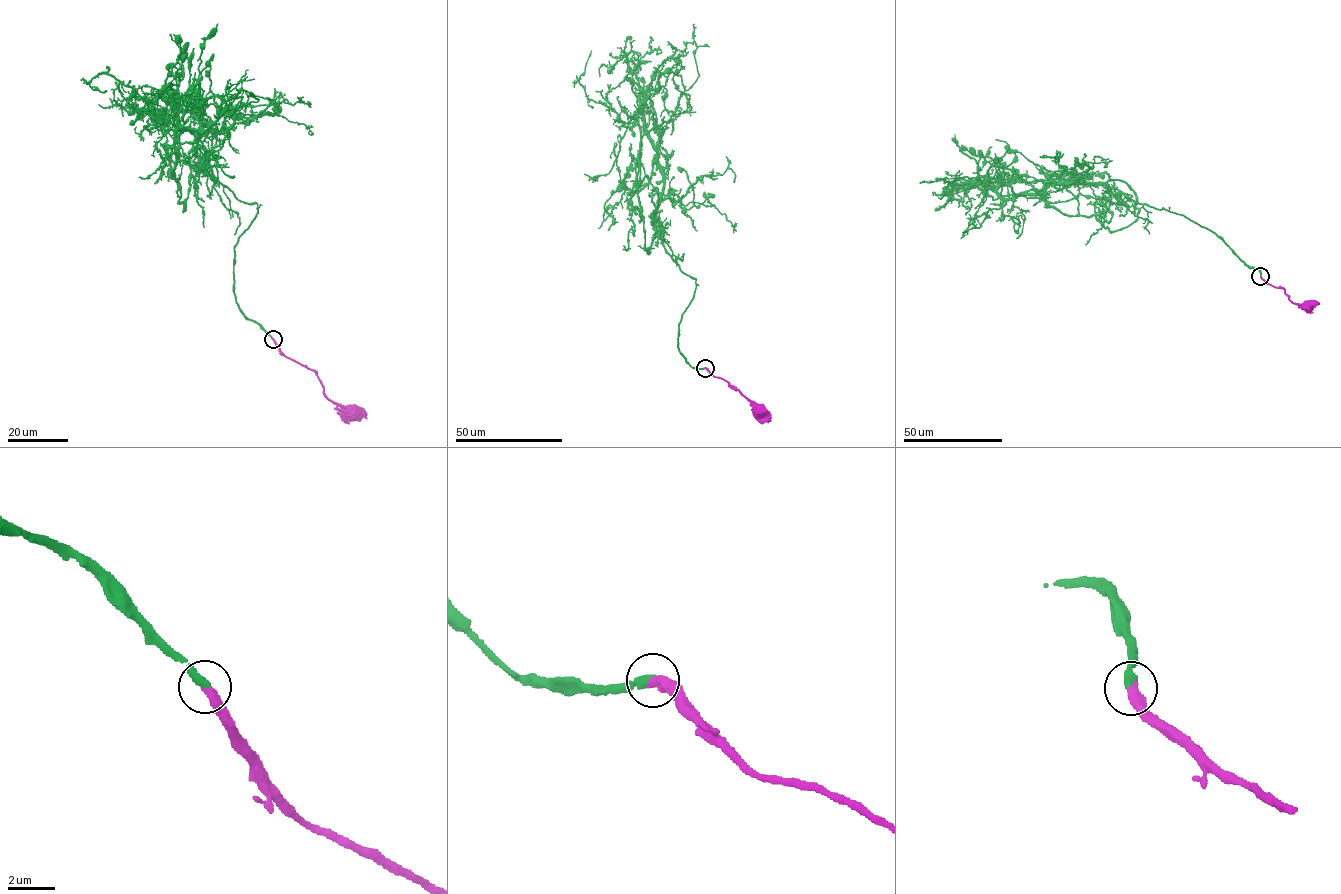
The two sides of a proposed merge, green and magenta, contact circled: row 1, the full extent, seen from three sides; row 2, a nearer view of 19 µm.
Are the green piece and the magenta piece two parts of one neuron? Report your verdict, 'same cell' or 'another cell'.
same cell

